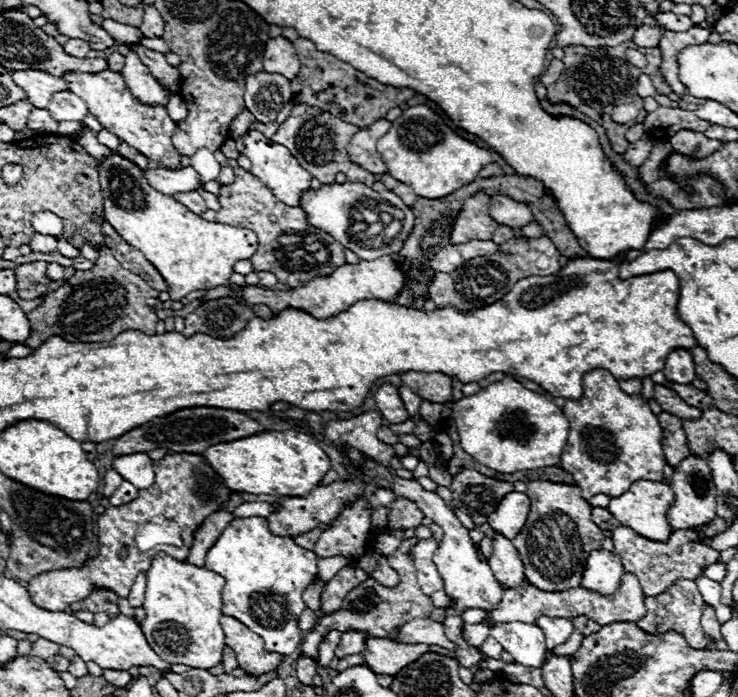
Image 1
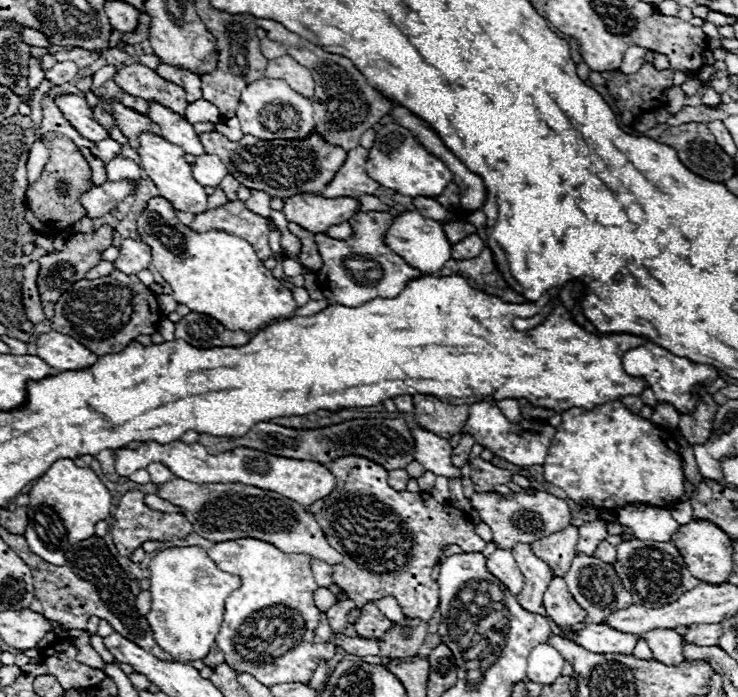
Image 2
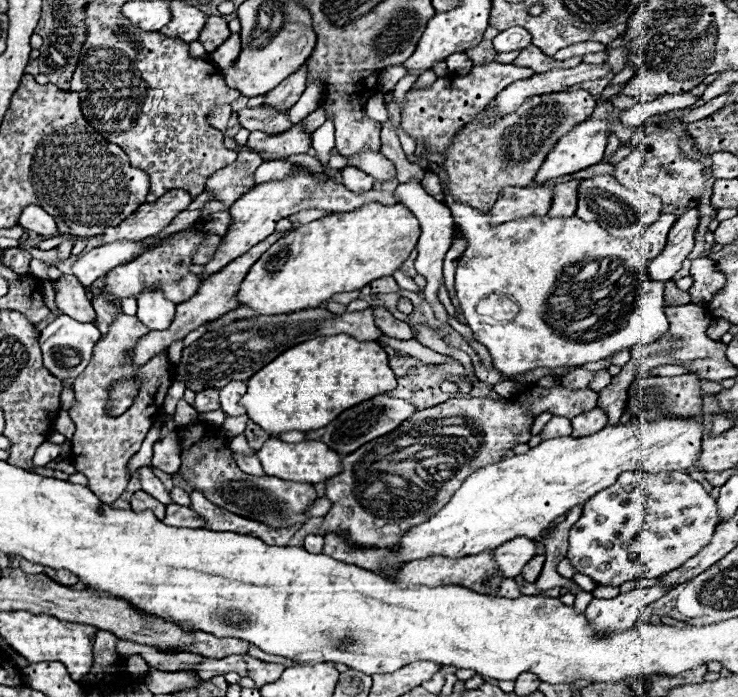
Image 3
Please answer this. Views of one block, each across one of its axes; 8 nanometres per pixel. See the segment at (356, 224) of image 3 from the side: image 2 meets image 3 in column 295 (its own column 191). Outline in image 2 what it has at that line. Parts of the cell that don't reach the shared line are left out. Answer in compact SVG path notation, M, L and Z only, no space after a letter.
M162 196L152 198L148 202L148 208L138 216L138 234L142 242L150 246L152 264L158 268L162 278L170 284L172 298L194 312L206 312L208 316L214 316L220 324L226 324L226 328L230 330L256 332L258 328L270 324L276 318L292 318L298 308L292 298L292 292L284 288L284 284L278 282L268 268L264 268L264 264L256 258L254 248L246 240L216 230L204 234L192 232L192 228L178 222L172 204Z

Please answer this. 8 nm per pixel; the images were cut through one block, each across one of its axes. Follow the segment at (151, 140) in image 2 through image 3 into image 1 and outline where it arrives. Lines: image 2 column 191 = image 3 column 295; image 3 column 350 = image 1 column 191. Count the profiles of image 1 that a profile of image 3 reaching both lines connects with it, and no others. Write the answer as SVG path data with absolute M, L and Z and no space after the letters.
M198 192L178 194L178 196L176 196L176 200L178 200L178 202L182 202L182 204L186 204L186 208L190 208L190 212L194 212L194 214L202 214L202 212L206 212L206 210L208 210L208 208L206 208L204 198L202 198Z

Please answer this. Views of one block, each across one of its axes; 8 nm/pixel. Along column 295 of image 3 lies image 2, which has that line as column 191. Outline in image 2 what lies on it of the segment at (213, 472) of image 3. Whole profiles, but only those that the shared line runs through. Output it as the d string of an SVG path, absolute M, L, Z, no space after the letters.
M174 478L170 480L170 484L158 486L156 494L176 504L190 520L194 532L210 542L254 536L258 540L274 544L282 552L318 556L330 566L342 562L342 554L328 544L314 516L308 514L300 504L278 496L276 492L262 492L260 488L250 488L246 484L190 484L188 480Z

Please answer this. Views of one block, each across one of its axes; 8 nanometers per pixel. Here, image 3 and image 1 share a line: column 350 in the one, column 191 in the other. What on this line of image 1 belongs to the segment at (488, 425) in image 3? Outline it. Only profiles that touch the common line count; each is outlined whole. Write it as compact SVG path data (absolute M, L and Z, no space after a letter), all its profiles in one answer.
M172 452L166 454L162 460L154 460L154 474L156 482L138 492L138 498L122 504L122 506L110 506L104 514L98 516L98 554L90 558L90 564L84 564L82 568L64 568L64 570L52 570L42 572L36 578L28 582L28 590L32 600L46 608L64 612L72 602L78 602L86 598L92 588L110 588L112 592L118 592L120 598L128 598L130 588L134 584L134 578L138 572L146 572L150 568L154 552L138 552L134 546L134 534L150 522L154 516L164 516L168 520L174 520L182 528L182 548L174 548L176 560L186 560L188 550L194 540L194 532L200 528L200 524L214 512L218 512L228 498L232 496L232 490L226 488L224 480L212 470L212 466L206 462L202 454L190 454L190 452Z

